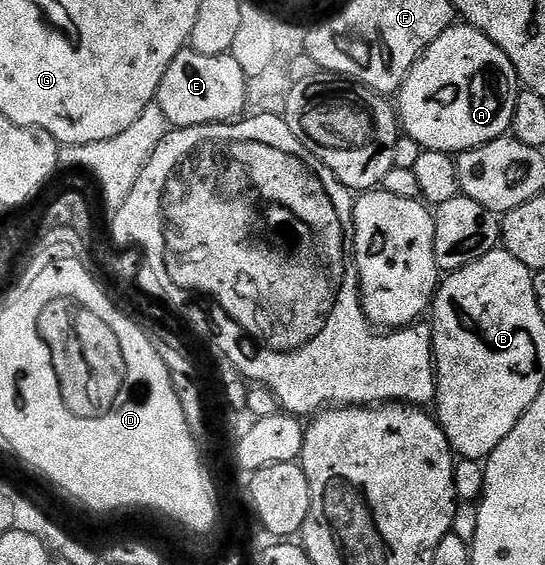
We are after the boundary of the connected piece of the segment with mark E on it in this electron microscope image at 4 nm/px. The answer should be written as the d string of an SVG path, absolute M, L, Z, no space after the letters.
M186 50L177 55L171 66L167 66L167 74L163 74L163 82L159 82L155 103L163 114L167 114L167 122L173 128L233 122L246 111L249 84L250 81L243 74L243 66L235 62L232 54L208 57Z

